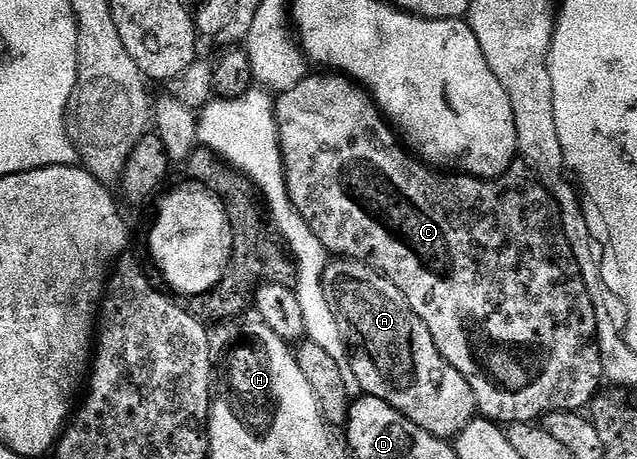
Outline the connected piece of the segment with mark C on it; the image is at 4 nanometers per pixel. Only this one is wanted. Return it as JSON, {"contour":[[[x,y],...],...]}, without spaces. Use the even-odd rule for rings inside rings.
{"contour":[[[341,73],[322,74],[326,75],[307,74],[300,85],[281,92],[276,99],[276,114],[290,199],[306,219],[306,224],[316,233],[316,237],[320,237],[327,252],[338,257],[358,259],[375,267],[401,289],[414,312],[422,318],[424,325],[428,325],[428,333],[432,333],[440,353],[466,378],[468,385],[472,385],[479,412],[485,418],[499,425],[532,423],[554,411],[581,412],[589,408],[599,394],[598,386],[603,386],[604,383],[602,354],[598,344],[598,307],[586,288],[588,280],[576,254],[575,244],[562,223],[562,208],[558,206],[550,188],[529,170],[511,169],[499,179],[476,179],[473,175],[443,173],[433,166],[423,165],[409,150],[406,152],[398,144],[399,136],[395,128],[388,122],[382,108],[367,88]]]}

